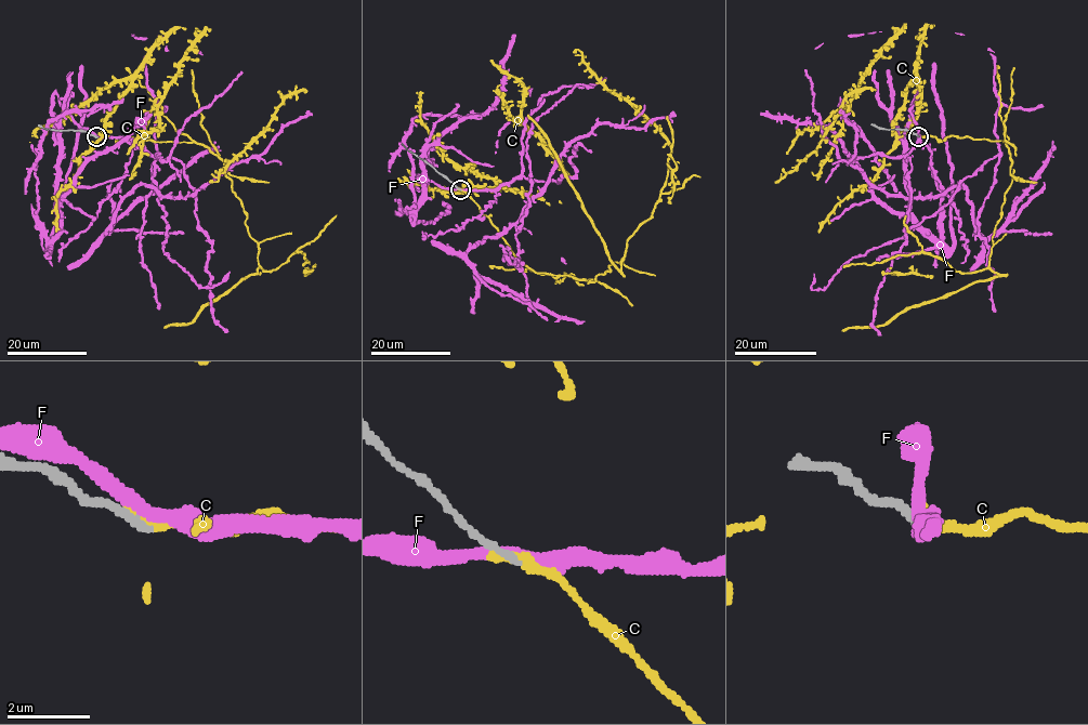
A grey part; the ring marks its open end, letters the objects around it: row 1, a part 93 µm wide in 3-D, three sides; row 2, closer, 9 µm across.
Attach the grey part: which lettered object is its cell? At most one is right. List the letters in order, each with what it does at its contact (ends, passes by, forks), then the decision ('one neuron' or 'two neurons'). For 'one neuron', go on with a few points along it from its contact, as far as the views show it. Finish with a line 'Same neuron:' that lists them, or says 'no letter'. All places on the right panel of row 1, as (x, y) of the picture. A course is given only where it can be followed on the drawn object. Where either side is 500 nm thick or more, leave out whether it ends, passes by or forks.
C: it ends there; one neuron
F: it passes by; two neurons
Same neuron: C

